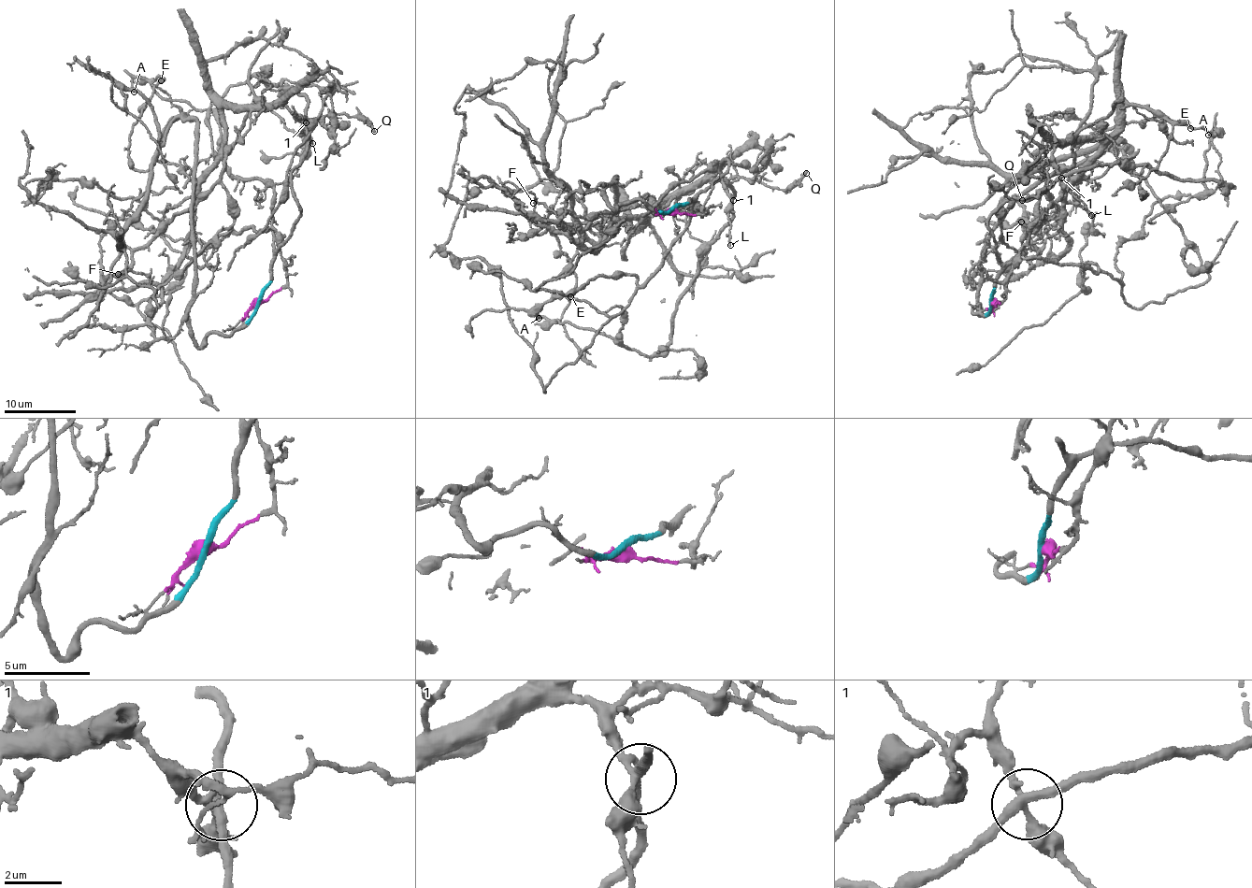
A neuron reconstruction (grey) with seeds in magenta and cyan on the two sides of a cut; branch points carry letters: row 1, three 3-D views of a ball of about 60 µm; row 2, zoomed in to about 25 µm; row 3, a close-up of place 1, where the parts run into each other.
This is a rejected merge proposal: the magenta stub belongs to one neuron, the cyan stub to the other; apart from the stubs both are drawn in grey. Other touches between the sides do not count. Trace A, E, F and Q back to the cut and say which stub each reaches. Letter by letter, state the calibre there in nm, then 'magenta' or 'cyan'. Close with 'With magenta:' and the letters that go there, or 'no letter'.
A: calibre 220 nm; cyan
E: calibre 200 nm; cyan
F: calibre 160 nm; magenta
Q: calibre 130 nm; magenta
With magenta: F, Q

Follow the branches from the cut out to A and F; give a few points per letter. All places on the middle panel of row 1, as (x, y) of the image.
A: (674, 208), (727, 160), (720, 177), (734, 193), (731, 222), (657, 351), (539, 317)
F: (674, 208), (701, 216), (704, 207), (695, 202), (619, 217), (597, 252), (561, 229), (553, 209), (533, 202)

